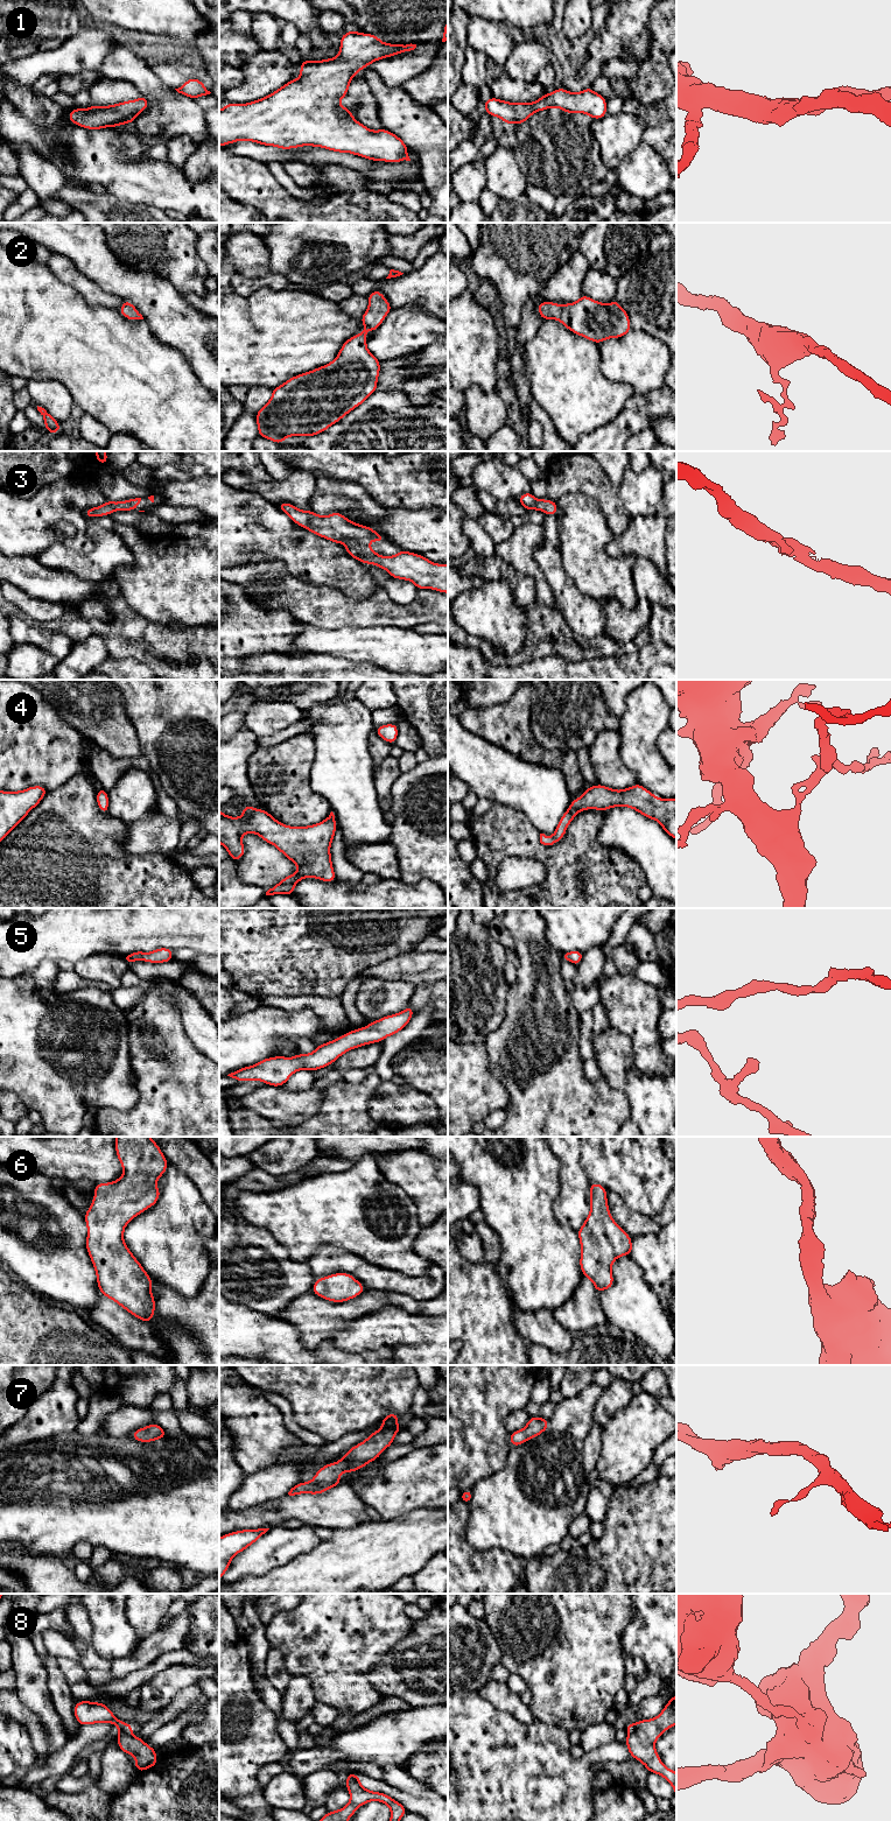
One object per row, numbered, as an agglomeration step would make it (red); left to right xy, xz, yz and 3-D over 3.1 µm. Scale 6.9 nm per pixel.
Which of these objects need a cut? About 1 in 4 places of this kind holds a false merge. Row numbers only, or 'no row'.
8

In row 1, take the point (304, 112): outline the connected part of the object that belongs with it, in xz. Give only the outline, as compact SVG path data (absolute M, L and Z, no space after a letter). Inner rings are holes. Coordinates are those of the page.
M346 31L341 36L339 54L337 57L323 61L302 61L299 79L290 79L279 90L266 96L262 99L253 100L248 104L232 104L219 110L219 147L246 140L264 146L274 146L281 149L292 149L302 146L322 147L338 153L351 153L372 161L386 161L397 163L400 161L411 161L407 154L406 143L394 133L384 128L371 131L365 125L359 124L350 110L343 107L338 101L346 97L351 79L358 71L369 66L371 63L381 58L392 57L405 51L411 51L416 44L390 44L379 40L378 35Z

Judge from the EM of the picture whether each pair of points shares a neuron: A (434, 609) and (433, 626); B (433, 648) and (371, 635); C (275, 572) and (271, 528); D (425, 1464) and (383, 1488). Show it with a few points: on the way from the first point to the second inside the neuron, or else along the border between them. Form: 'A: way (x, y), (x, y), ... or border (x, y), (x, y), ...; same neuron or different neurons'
A: border (435, 619), (427, 620), (411, 628); different neurons
B: way (418, 648), (393, 648), (386, 646); same neuron
C: border (247, 562), (281, 561), (286, 569), (296, 577); different neurons
D: way (414, 1475), (404, 1485), (393, 1488); same neuron

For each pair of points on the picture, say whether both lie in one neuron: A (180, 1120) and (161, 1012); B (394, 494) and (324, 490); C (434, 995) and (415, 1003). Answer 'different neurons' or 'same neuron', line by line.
A: same neuron
B: different neurons
C: same neuron

